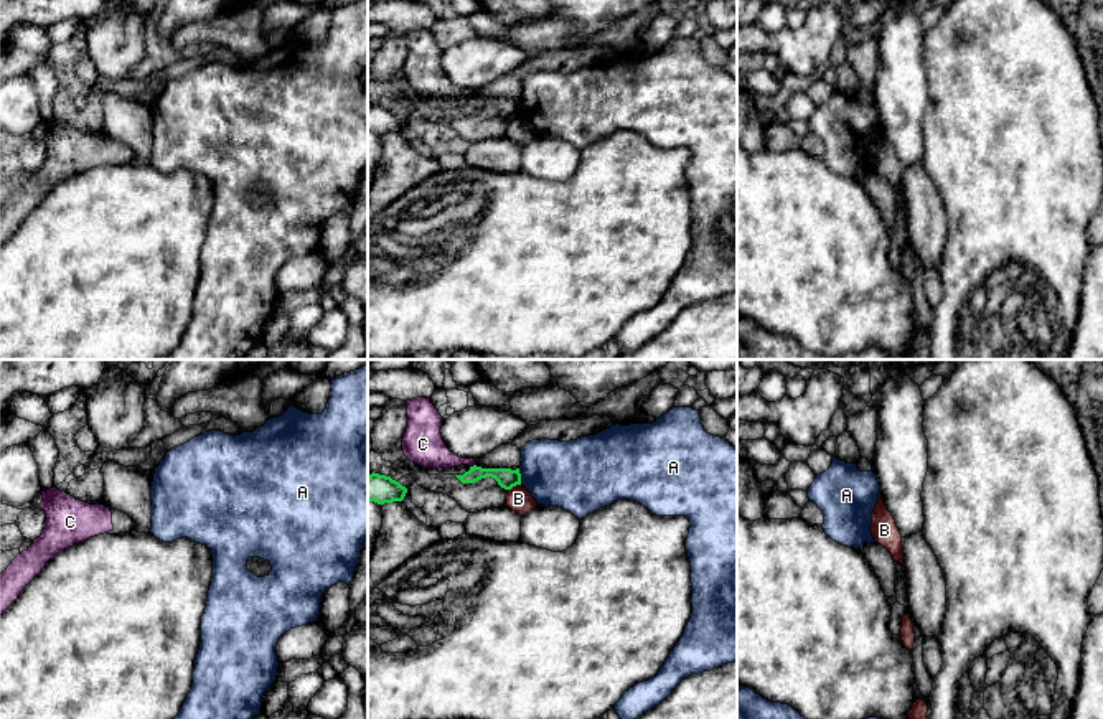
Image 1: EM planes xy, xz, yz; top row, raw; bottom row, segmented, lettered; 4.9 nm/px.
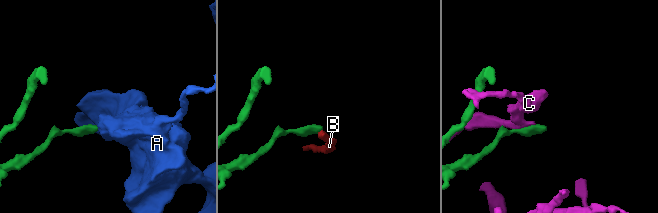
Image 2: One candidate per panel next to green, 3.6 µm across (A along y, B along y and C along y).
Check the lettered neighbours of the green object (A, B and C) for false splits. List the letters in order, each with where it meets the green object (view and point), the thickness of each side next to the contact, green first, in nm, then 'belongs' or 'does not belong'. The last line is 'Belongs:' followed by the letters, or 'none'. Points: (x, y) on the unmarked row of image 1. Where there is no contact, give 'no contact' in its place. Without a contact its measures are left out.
A: meets green in xz at (520, 108); 100 nm thick on the green side, 340 nm on the other; does not belong
B: meets green in xz at (513, 116); 100 nm thick on the green side, 120 nm on the other; does not belong
C: meets green in xz at (474, 96); 100 nm thick on the green side, 190 nm on the other; does not belong
Belongs: none

